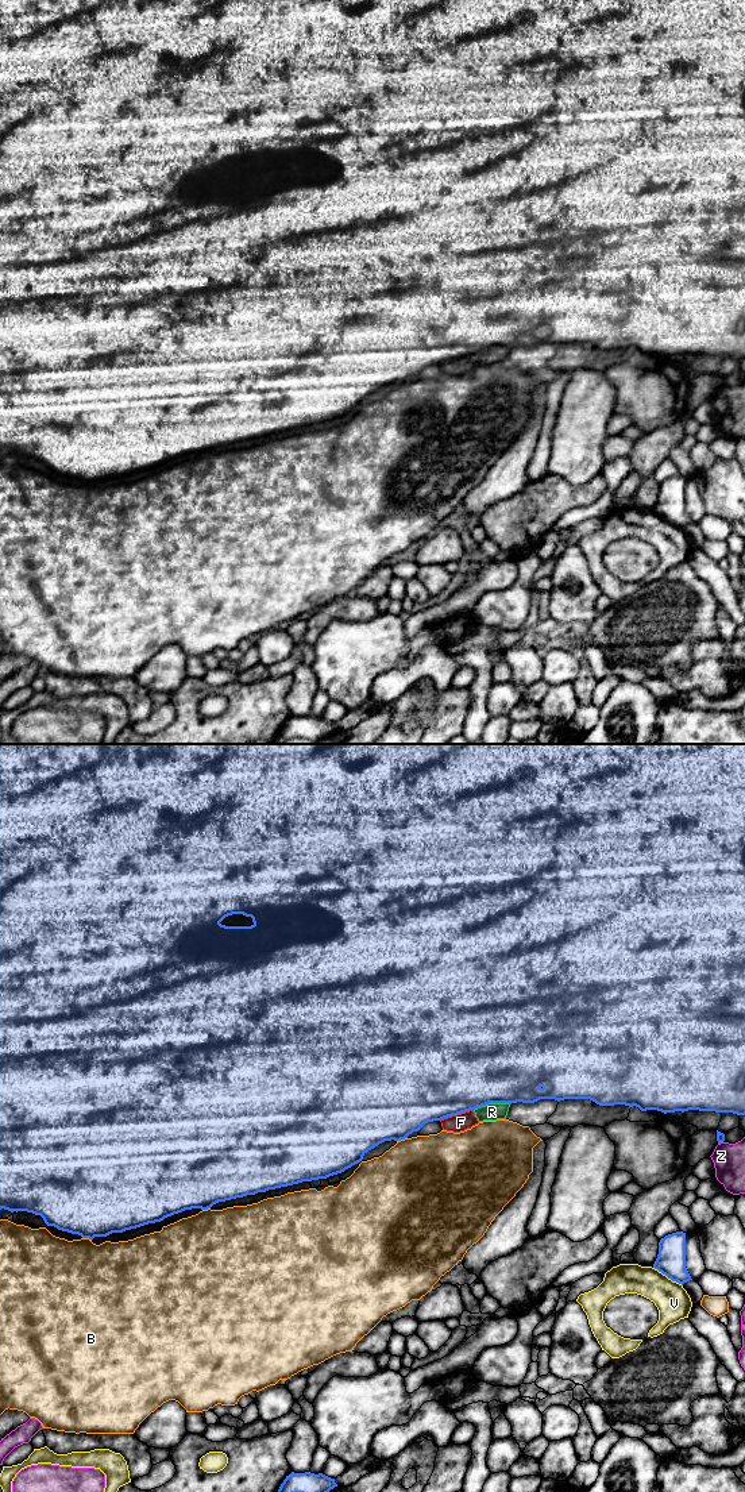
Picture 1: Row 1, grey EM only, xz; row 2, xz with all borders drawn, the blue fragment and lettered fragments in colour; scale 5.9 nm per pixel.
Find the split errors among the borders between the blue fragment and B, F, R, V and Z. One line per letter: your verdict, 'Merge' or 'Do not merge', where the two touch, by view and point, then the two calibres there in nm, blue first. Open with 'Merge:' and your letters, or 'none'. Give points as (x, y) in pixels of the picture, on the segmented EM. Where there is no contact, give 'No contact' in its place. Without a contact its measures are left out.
Merge: none
B: Do not merge. Touches blue at xz (401, 1138). Thickness 480 nm (blue) against 480 nm
F: Do not merge. Touches blue at xz (456, 1114). Thickness 500 nm (blue) against 110 nm
R: Do not merge. Touches blue at xz (491, 1102). Thickness 500 nm (blue) against 110 nm
V: Do not merge. Touches blue at xz (668, 1277). Thickness 180 nm (blue) against 200 nm
Z: Do not merge. Touches blue at xz (720, 1142). Thickness 50 nm (blue) against 190 nm

